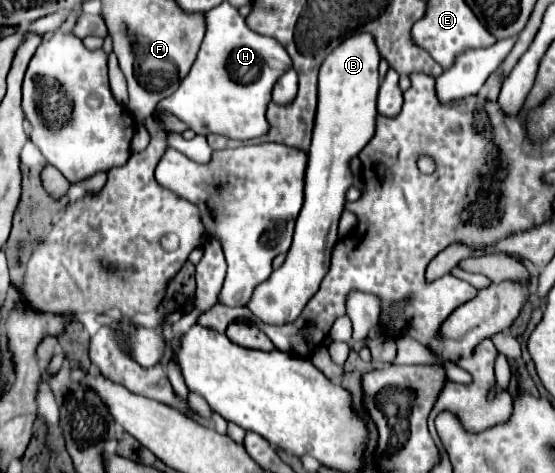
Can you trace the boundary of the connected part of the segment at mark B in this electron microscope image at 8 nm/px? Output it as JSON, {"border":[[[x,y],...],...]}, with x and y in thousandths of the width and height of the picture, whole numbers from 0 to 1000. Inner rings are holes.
{"border":[[[641,70],[641,78],[627,78],[627,87],[616,87],[605,104],[598,104],[577,137],[569,264],[562,277],[562,307],[555,315],[551,412],[533,467],[530,510],[515,535],[512,560],[501,573],[490,573],[483,594],[461,607],[454,636],[443,645],[476,683],[512,687],[537,674],[595,564],[595,531],[609,510],[609,463],[620,446],[623,400],[634,387],[645,387],[650,410],[656,406],[656,387],[649,387],[649,374],[634,370],[627,340],[641,332],[674,285],[681,239],[677,201],[685,184],[681,129],[685,112],[670,74]]]}

